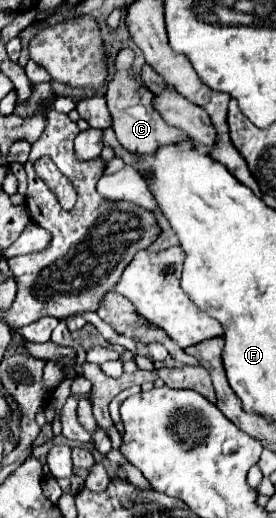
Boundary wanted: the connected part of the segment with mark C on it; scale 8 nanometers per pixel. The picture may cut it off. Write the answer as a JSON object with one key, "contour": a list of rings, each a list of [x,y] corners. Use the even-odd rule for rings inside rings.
{"contour":[[[124,48],[118,54],[118,58],[116,58],[116,76],[108,84],[108,94],[106,94],[106,102],[108,102],[112,120],[114,120],[112,128],[116,132],[118,142],[132,154],[152,154],[152,152],[156,152],[156,148],[160,148],[164,144],[192,142],[192,138],[186,132],[180,132],[178,128],[166,124],[162,120],[162,116],[152,108],[150,100],[154,98],[154,94],[130,76],[132,60],[134,60],[134,52],[130,48]]]}

